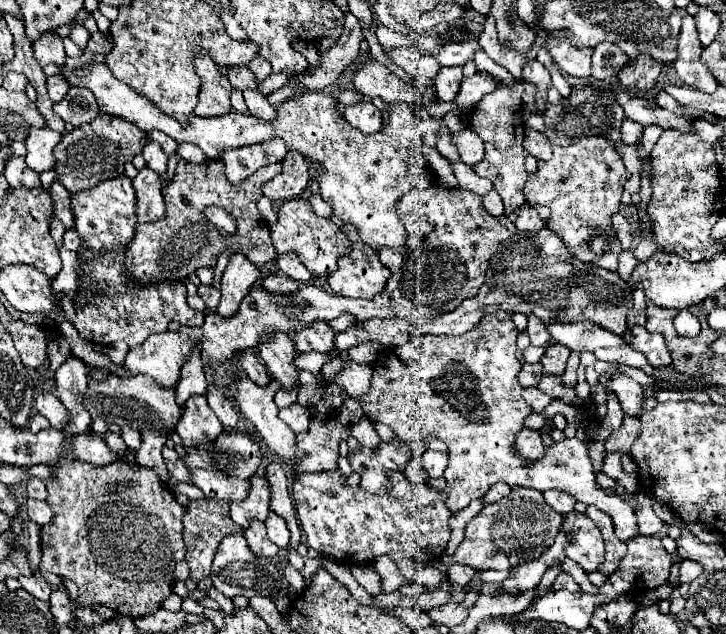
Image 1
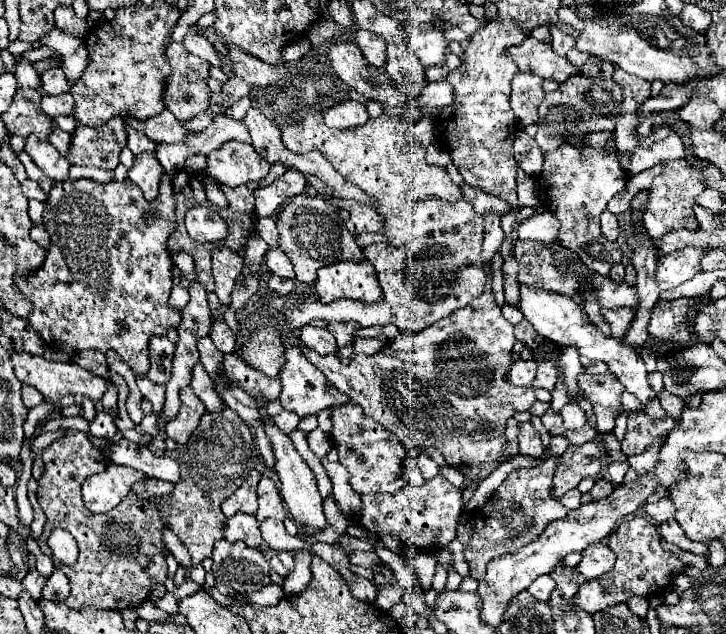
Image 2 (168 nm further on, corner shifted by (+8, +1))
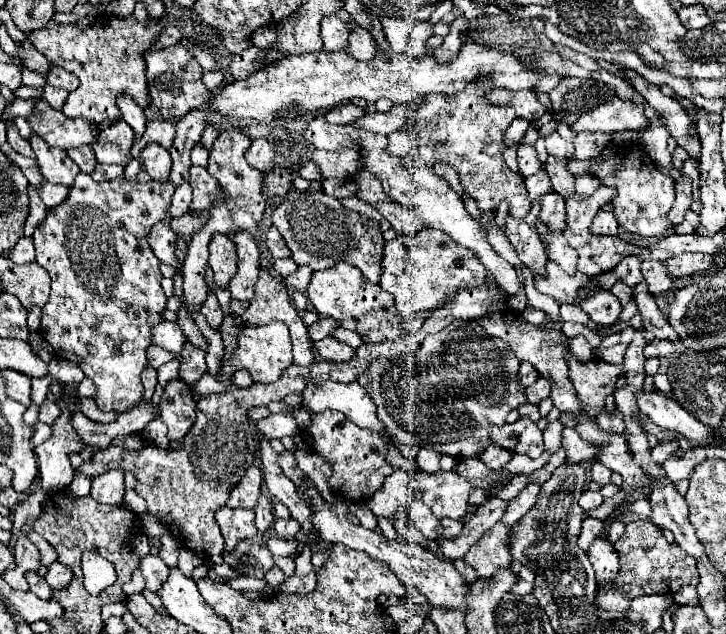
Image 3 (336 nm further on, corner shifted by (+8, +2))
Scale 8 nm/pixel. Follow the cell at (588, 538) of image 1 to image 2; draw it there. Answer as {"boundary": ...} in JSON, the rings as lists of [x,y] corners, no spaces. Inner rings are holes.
{"boundary":[[[596,543],[596,545],[586,547],[586,551],[582,551],[582,555],[584,557],[578,565],[578,571],[582,571],[582,575],[586,575],[586,579],[596,579],[596,577],[604,575],[616,563],[614,551],[604,543]]]}

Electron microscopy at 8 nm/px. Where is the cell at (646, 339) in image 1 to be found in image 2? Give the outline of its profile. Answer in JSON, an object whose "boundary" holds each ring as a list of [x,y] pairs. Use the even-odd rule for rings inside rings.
{"boundary":[[[618,307],[610,311],[602,311],[602,319],[610,325],[610,331],[616,339],[622,339],[626,327],[632,321],[632,315],[634,315],[634,307]]]}

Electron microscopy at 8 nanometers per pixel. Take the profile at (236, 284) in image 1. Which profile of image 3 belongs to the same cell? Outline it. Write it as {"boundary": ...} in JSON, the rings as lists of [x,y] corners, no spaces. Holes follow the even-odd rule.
{"boundary":[[[214,234],[210,240],[210,268],[214,270],[214,282],[220,288],[228,288],[228,282],[236,274],[236,246],[228,234]]]}

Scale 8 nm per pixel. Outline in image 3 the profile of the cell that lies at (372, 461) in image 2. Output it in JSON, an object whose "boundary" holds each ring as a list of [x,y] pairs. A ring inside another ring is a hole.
{"boundary":[[[326,410],[322,414],[312,414],[312,426],[308,428],[308,434],[314,440],[312,442],[314,452],[326,456],[334,466],[334,472],[328,480],[330,486],[334,488],[334,492],[338,492],[348,500],[354,502],[368,500],[376,490],[382,488],[384,478],[394,472],[394,468],[386,462],[386,450],[390,450],[392,444],[390,438],[386,438],[386,434],[356,426],[342,412]]]}

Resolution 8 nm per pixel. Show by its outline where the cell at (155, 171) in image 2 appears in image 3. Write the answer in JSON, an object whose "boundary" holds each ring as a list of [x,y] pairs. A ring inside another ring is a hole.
{"boundary":[[[148,144],[142,150],[142,170],[156,182],[166,182],[170,176],[170,152],[160,144]]]}

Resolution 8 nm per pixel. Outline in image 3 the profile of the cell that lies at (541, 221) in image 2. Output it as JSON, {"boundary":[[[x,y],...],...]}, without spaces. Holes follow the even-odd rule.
{"boundary":[[[552,230],[548,236],[540,236],[540,240],[552,262],[566,270],[566,274],[576,274],[576,250],[566,242],[562,230]]]}

